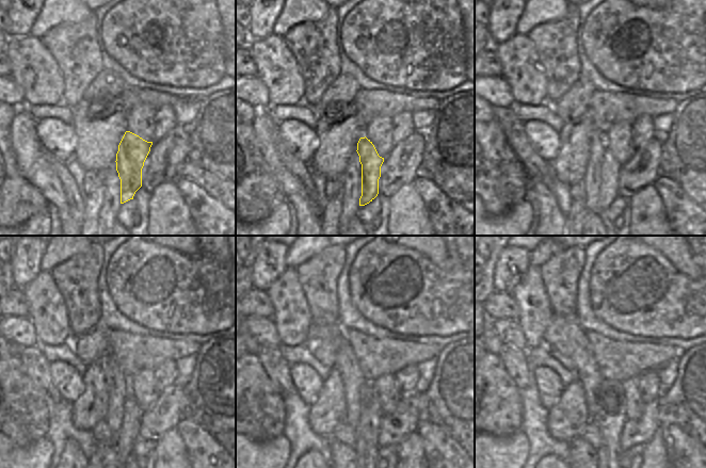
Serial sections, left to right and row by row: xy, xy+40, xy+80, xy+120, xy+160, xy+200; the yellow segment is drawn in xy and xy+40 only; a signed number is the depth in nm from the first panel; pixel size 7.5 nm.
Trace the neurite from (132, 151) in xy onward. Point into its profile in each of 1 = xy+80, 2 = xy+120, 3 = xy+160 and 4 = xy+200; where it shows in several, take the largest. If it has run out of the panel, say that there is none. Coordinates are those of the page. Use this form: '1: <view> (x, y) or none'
1: xy+80 (609, 168)
2: xy+120 (129, 433)
3: xy+160 (364, 433)
4: xy+200 (603, 452)

